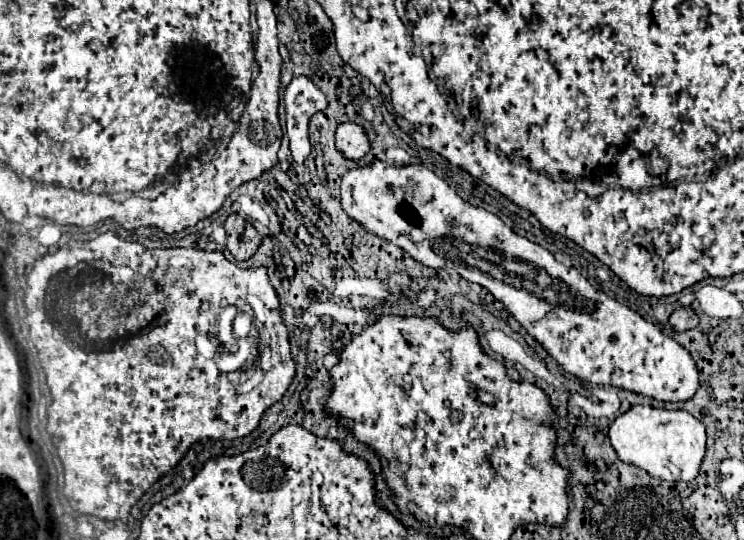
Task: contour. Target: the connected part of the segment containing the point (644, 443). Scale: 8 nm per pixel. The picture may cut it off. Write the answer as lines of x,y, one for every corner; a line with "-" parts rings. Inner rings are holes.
631,406
609,426
609,442
621,462
637,466
667,482
691,482
699,474
705,456
705,426
687,410
667,410
653,406

